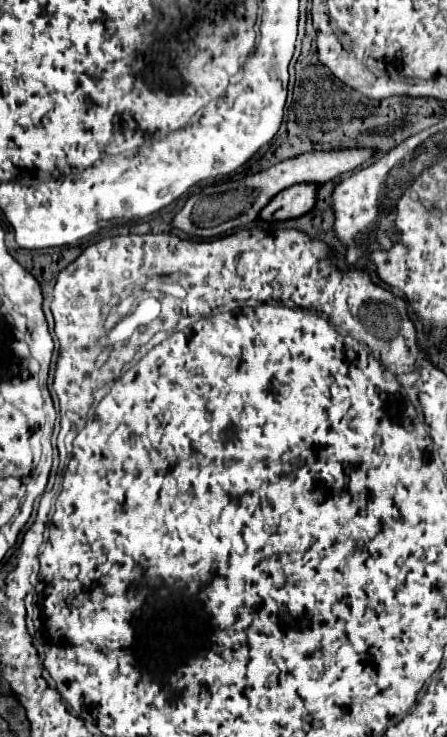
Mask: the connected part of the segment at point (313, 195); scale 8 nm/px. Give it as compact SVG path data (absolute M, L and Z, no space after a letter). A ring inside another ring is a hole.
M315 183L291 185L291 189L279 193L279 197L275 197L275 201L271 201L267 209L263 209L261 219L273 223L273 221L283 221L309 213L317 203L317 189L319 185Z

